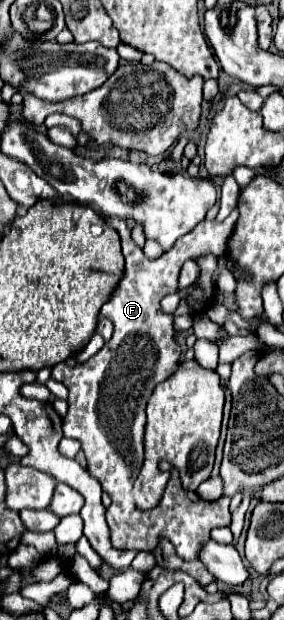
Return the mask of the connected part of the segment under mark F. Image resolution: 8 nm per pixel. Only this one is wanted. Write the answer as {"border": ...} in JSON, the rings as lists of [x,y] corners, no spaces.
{"border":[[[98,208],[94,210],[120,234],[126,264],[122,282],[114,288],[114,294],[100,312],[114,322],[112,340],[106,342],[104,348],[88,362],[60,362],[52,368],[52,378],[56,382],[62,382],[70,390],[68,411],[62,419],[63,435],[82,444],[90,474],[112,498],[112,504],[106,510],[106,520],[110,526],[114,548],[124,550],[128,548],[126,544],[146,544],[146,550],[154,550],[160,538],[168,538],[182,560],[194,560],[198,558],[200,544],[210,538],[212,528],[230,526],[230,496],[222,496],[216,502],[206,502],[194,494],[192,500],[182,488],[178,471],[170,462],[164,462],[162,468],[170,470],[171,477],[162,499],[154,510],[142,512],[134,506],[132,484],[144,462],[142,438],[146,426],[146,402],[150,400],[154,386],[172,376],[182,362],[182,348],[174,340],[174,316],[162,312],[160,300],[168,294],[178,292],[178,274],[186,260],[206,252],[224,256],[226,238],[232,234],[238,220],[238,208],[234,208],[232,214],[222,222],[202,220],[190,234],[178,238],[178,242],[168,252],[154,260],[146,258],[142,248],[134,244],[126,220],[110,218]]]}

